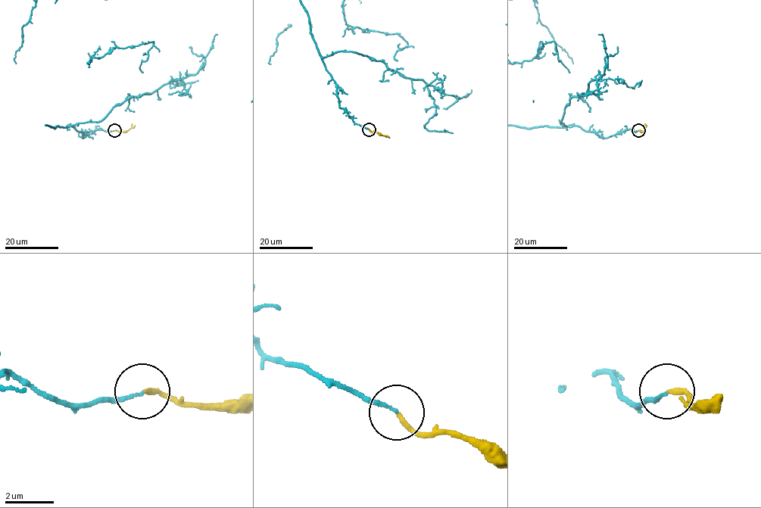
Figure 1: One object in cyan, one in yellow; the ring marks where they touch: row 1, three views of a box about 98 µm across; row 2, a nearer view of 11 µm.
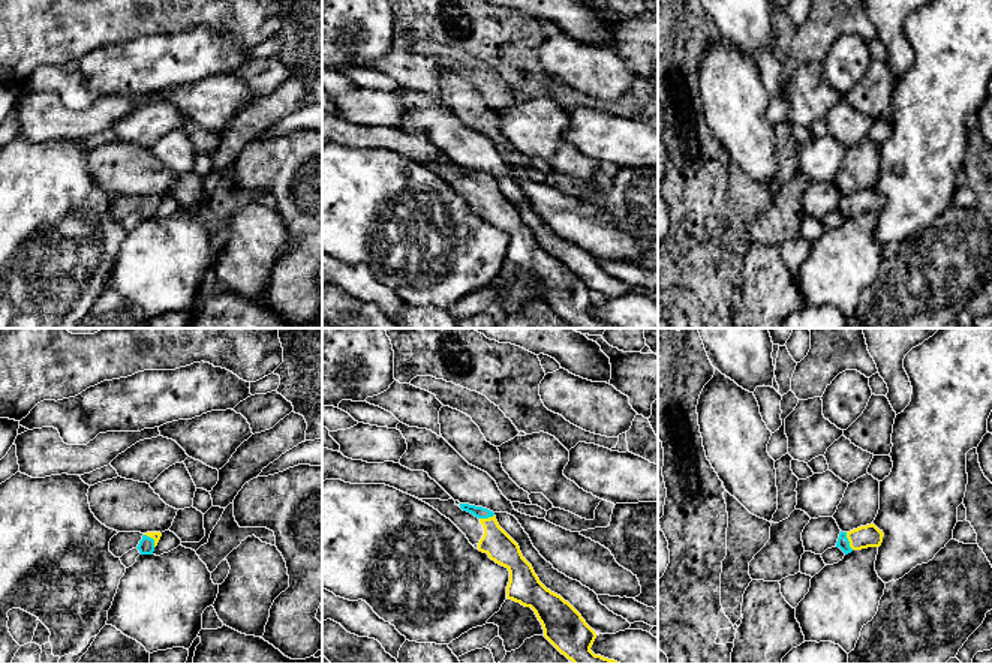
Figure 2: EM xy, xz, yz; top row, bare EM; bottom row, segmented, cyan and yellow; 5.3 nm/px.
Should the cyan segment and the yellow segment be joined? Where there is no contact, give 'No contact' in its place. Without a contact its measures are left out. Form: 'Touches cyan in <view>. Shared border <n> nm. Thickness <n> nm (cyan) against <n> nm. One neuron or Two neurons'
Touches cyan in yz. Shared border 100 nm. Thickness 70 nm (cyan) against 120 nm. One neuron

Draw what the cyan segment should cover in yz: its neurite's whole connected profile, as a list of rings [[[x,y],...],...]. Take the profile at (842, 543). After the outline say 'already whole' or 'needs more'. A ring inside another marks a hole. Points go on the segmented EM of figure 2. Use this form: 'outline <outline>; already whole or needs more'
outline [[[871,523],[850,532],[841,531],[836,547],[839,547],[845,555],[848,555],[853,550],[880,547],[883,543],[883,537],[883,531],[880,531],[874,523]]]; needs more

